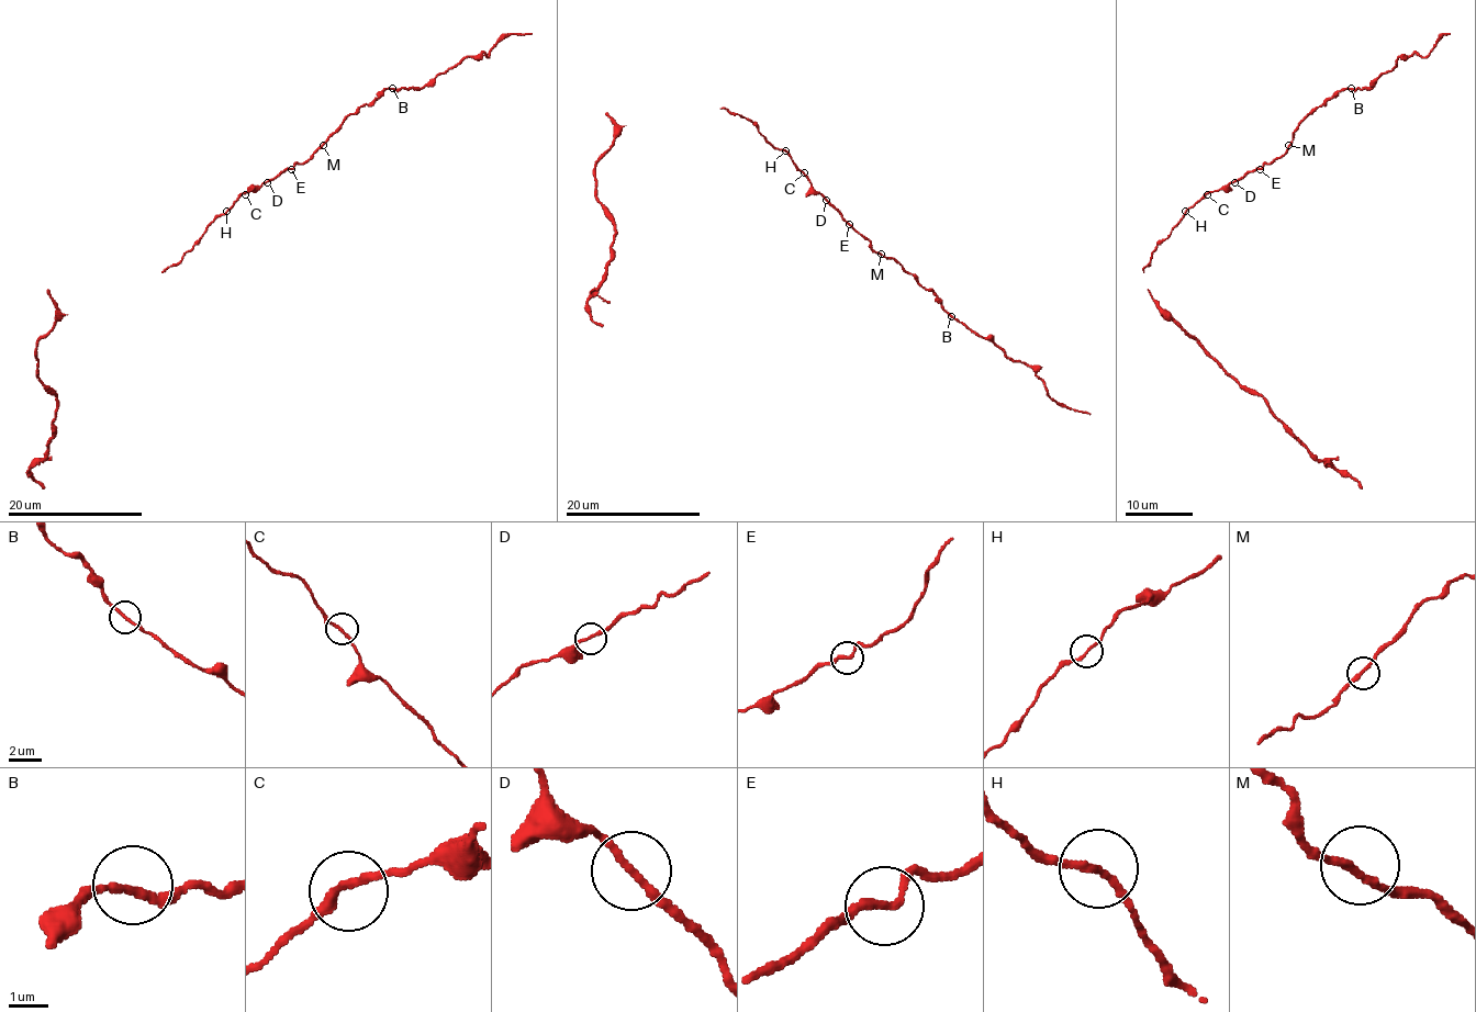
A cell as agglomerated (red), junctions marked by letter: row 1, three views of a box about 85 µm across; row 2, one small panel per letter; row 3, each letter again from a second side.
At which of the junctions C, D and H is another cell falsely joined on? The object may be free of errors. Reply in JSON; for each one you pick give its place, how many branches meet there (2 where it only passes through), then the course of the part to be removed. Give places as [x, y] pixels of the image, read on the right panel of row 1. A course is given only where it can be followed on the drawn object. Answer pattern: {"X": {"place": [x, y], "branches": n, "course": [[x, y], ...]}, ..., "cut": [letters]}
{"cut": []}

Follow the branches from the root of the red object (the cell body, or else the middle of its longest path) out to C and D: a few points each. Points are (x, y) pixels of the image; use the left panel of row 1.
C: (216, 217), (245, 194)
D: (216, 217), (242, 194), (267, 182)

